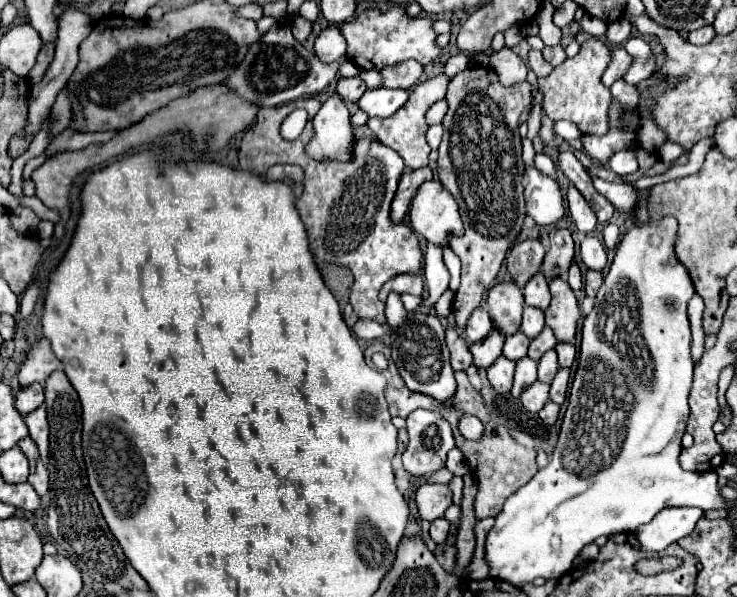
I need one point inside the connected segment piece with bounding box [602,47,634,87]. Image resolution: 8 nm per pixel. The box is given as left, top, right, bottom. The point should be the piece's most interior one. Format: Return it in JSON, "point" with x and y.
{"point":[621,61]}

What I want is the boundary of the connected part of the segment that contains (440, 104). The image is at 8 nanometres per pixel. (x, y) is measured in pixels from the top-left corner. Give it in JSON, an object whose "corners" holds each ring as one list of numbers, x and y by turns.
{"corners":[[445,99,438,100,432,105,426,113,428,124,434,125,442,122,444,115,448,110,448,104]]}

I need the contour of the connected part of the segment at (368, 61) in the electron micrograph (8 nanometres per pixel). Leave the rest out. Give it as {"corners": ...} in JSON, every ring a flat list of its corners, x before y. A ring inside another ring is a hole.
{"corners":[[392,7,386,13,380,9,366,9,354,21,340,27,348,43,348,59,360,69,384,69,406,59,416,59,422,65,428,65,440,55,440,49,434,45,436,33,432,31,432,19,428,17,408,17,404,7]]}

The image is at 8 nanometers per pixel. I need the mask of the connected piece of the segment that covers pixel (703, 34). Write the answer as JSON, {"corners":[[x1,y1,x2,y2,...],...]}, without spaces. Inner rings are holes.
{"corners":[[706,25,706,27,700,27,700,29,692,31,690,37,688,37,688,41,690,41,692,45,706,45,708,41,714,39,714,35,716,35,714,29,712,29,710,25]]}

